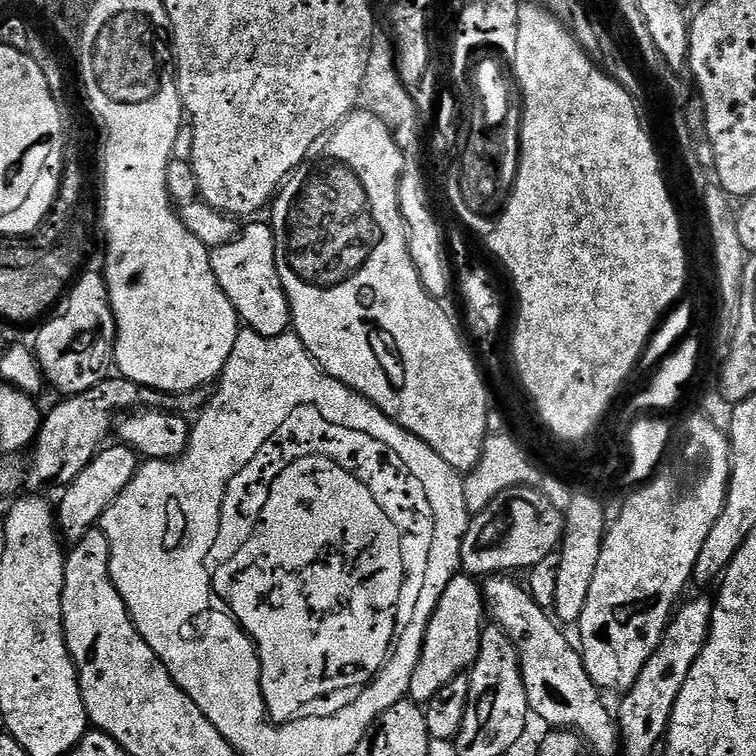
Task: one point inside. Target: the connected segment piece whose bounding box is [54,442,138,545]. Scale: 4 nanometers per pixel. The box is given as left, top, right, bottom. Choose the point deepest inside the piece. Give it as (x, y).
(86, 498)

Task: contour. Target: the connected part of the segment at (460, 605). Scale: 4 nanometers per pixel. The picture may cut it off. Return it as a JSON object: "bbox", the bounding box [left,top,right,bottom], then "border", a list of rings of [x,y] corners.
{"bbox":[409,574,486,704],"border":[[[457,574],[439,596],[438,606],[427,624],[423,636],[418,666],[411,675],[409,699],[419,704],[427,704],[438,690],[449,684],[456,676],[463,675],[475,664],[480,652],[481,634],[484,629],[486,609],[481,585],[470,576]]]}

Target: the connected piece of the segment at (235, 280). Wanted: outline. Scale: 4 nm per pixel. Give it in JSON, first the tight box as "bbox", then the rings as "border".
{"bbox":[210,223,291,336],"border":[[[267,223],[245,227],[235,240],[211,249],[210,266],[214,270],[214,278],[221,291],[234,306],[237,316],[251,331],[258,333],[259,336],[282,336],[289,331],[291,312],[280,286],[280,279],[277,278],[276,243],[272,237],[272,229]]]}

